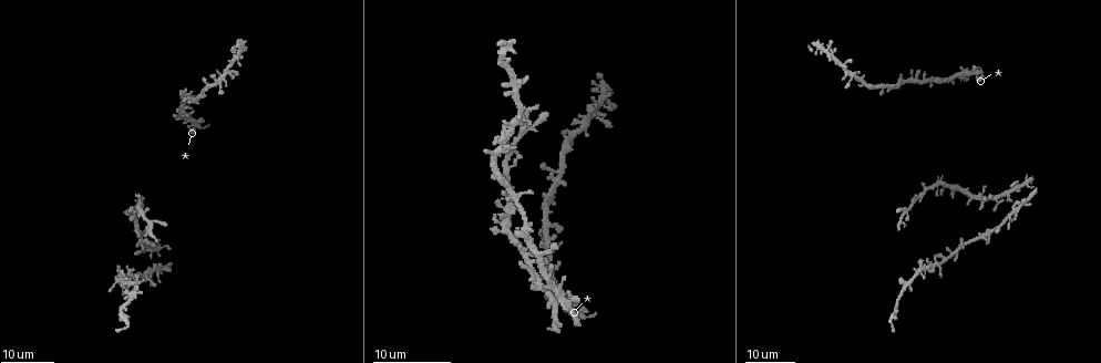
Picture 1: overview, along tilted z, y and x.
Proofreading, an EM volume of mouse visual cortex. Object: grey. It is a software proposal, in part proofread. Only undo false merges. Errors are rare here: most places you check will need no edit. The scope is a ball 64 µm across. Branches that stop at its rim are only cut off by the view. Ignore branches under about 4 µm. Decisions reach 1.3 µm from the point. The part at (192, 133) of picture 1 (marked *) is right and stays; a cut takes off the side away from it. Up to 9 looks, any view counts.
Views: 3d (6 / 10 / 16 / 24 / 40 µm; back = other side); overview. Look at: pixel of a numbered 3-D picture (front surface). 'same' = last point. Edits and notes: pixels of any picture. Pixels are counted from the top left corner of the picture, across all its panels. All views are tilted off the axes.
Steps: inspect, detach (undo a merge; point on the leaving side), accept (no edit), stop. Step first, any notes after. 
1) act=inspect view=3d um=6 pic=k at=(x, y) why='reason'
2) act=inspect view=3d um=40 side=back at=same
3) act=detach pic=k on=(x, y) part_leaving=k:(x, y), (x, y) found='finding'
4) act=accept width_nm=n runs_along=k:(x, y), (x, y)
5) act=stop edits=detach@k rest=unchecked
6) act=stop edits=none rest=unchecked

act=inspect view=3d um=16 pic=1 at=(150, 221) why='four arms meet'

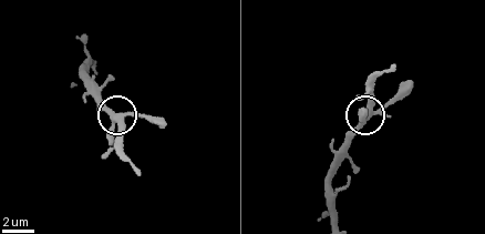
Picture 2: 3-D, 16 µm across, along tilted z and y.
act=inspect view=3d um=10 pic=2 at=(121, 116) why='closer look'

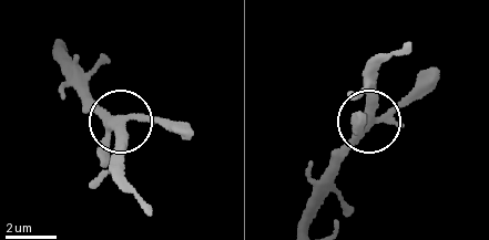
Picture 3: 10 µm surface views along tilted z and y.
act=accept found='all the same cell'

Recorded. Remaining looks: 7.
act=inspect view=3d um=16 pic=1 at=(891, 319) why='thick turns thin'

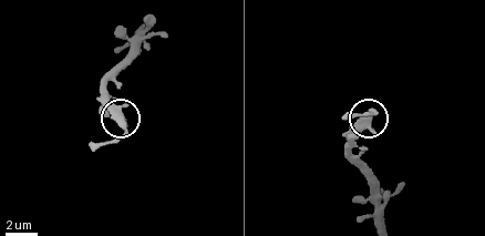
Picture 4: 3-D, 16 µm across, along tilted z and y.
act=inspect view=3d um=10 pic=4 at=(120, 123)

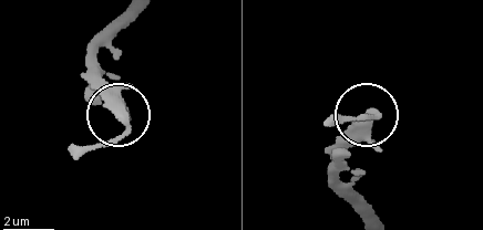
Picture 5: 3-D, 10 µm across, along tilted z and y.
act=accept found='all the same cell'

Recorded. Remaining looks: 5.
act=inspect view=3d um=16 pic=1 at=(508, 203) why='four or more arms meet'

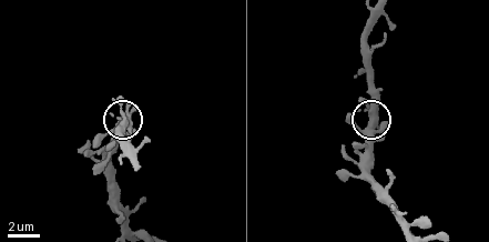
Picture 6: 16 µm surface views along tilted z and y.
act=inspect view=3d um=6 pic=6 at=(373, 121) why='zoom in'

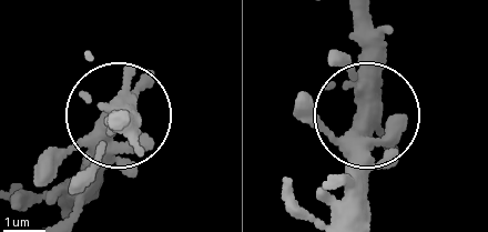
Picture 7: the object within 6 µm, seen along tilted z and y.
act=accept width_nm=470 found='continuous, no second cell'

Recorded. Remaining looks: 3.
act=inspect view=3d um=24 pic=1 at=(932, 82)

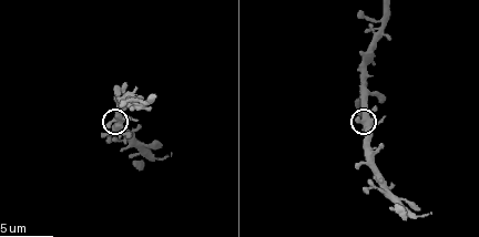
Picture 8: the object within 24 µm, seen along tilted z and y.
act=inspect view=3d um=10 pic=8 at=(363, 119)

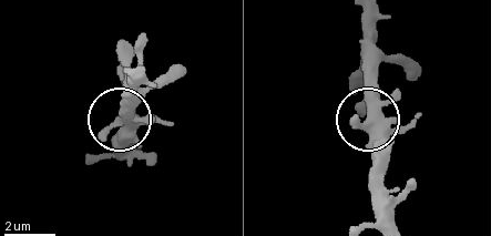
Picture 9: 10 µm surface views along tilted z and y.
act=accept runs_along=9:(395, 222), (380, 180), (369, 59) found='continuous, no second cell'

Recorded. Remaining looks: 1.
act=stop edits=none rest=unchecked

